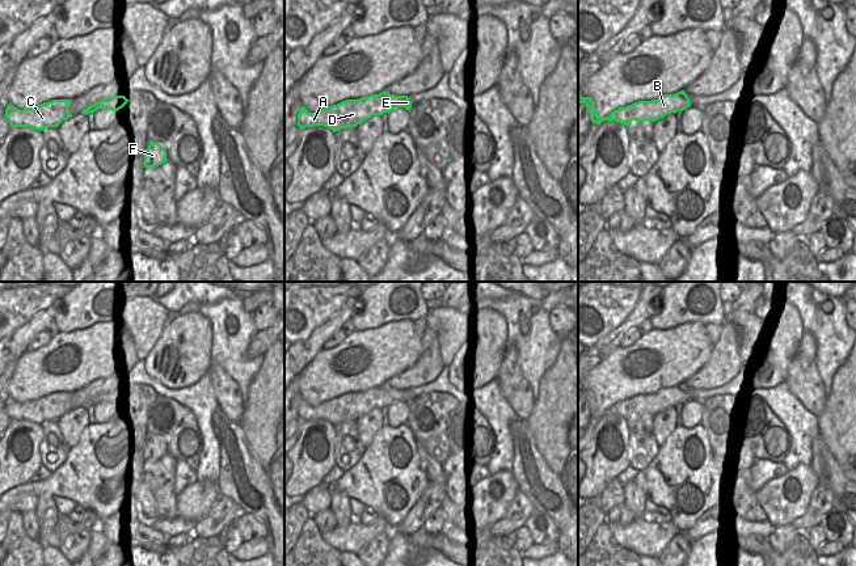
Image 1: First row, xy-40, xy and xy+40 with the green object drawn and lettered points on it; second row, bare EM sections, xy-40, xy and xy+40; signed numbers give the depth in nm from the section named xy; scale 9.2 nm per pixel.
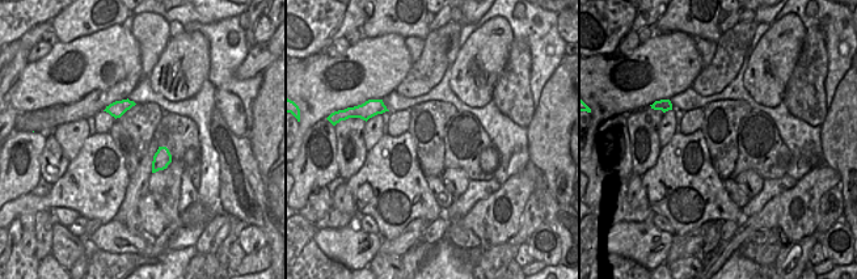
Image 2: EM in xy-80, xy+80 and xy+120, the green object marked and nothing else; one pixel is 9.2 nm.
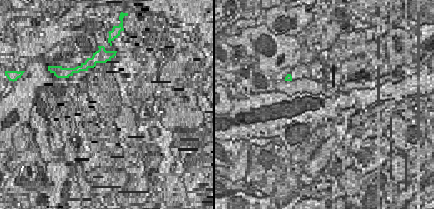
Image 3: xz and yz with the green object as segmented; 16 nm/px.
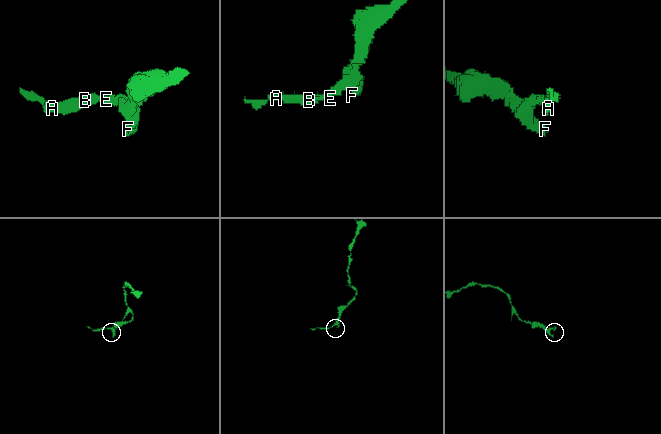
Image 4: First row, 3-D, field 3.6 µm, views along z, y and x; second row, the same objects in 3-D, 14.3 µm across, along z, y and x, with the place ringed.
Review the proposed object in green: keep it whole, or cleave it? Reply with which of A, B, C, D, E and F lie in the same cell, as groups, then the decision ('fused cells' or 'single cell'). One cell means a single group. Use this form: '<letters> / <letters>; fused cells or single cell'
A B C D E F; single cell

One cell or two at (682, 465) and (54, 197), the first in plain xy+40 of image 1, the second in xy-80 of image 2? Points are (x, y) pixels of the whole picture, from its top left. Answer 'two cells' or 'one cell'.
one cell

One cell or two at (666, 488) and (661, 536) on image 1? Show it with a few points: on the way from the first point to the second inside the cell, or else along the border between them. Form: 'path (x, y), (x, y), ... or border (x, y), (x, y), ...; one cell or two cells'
border (670, 522), (678, 531); two cells

